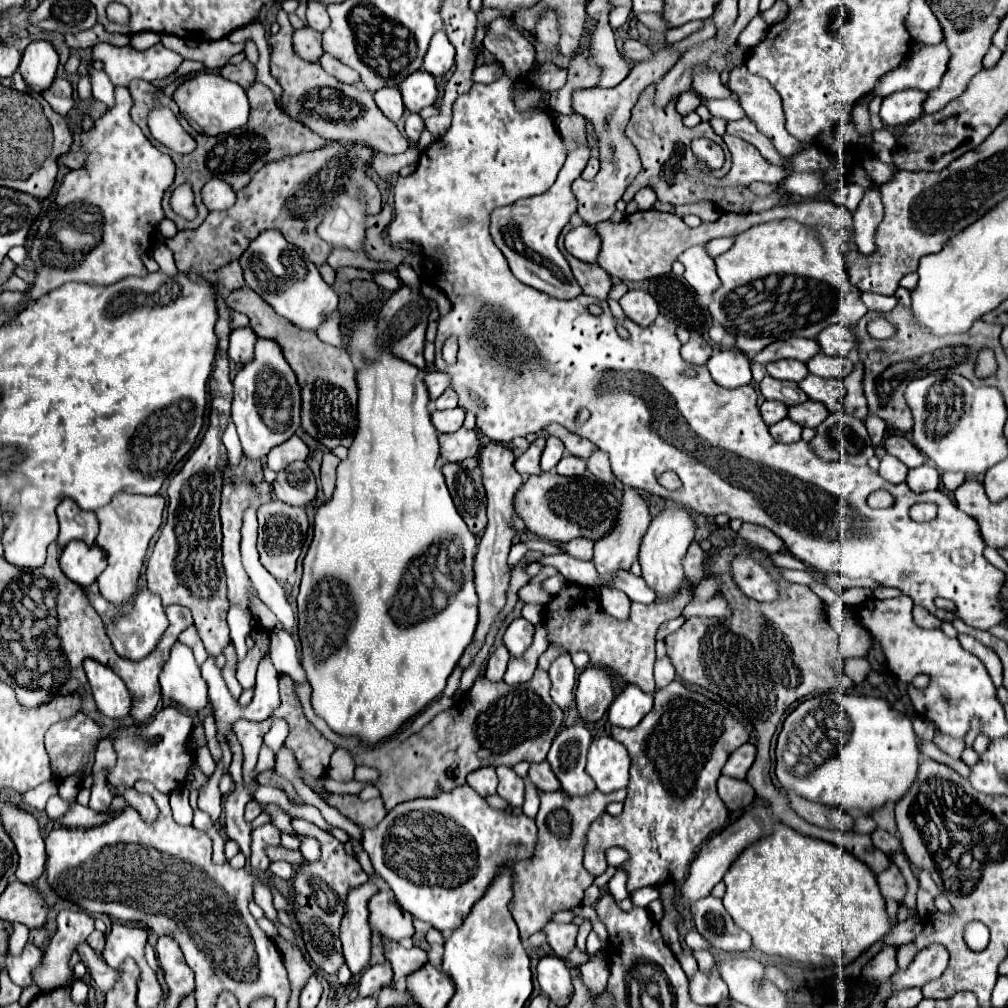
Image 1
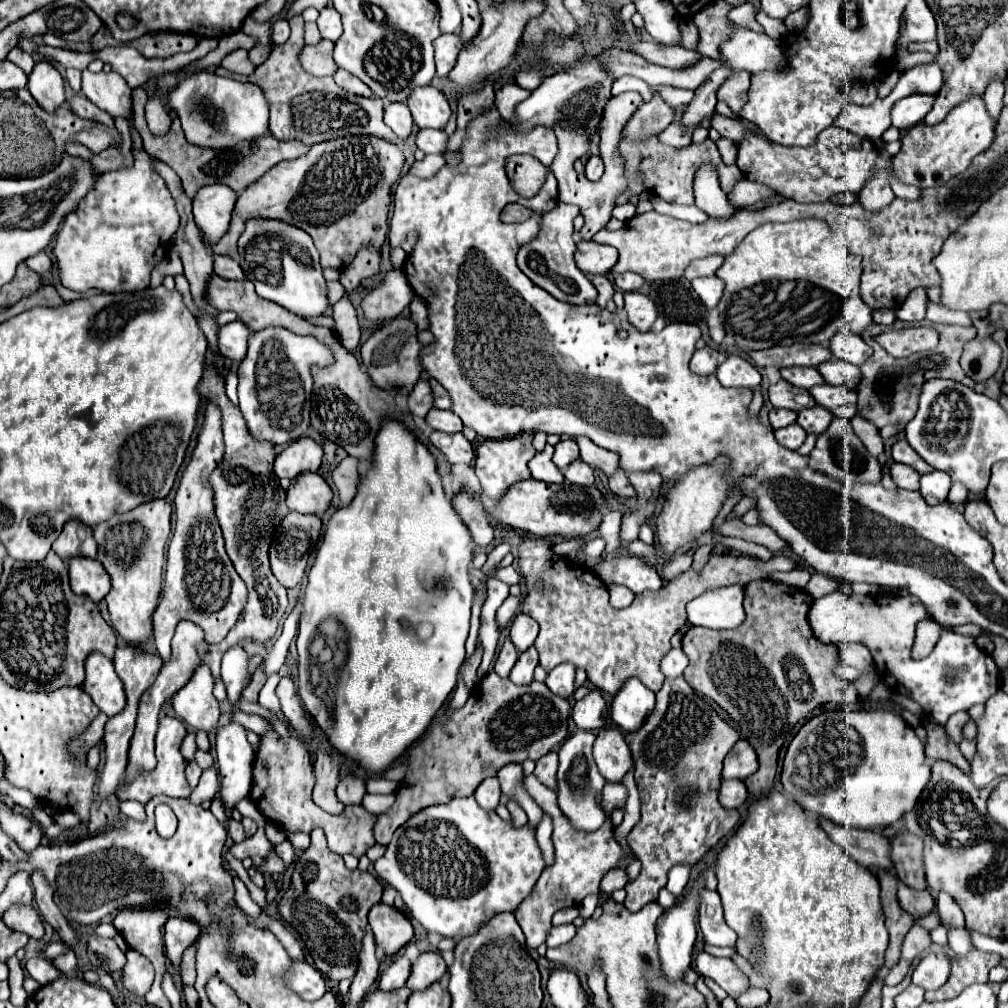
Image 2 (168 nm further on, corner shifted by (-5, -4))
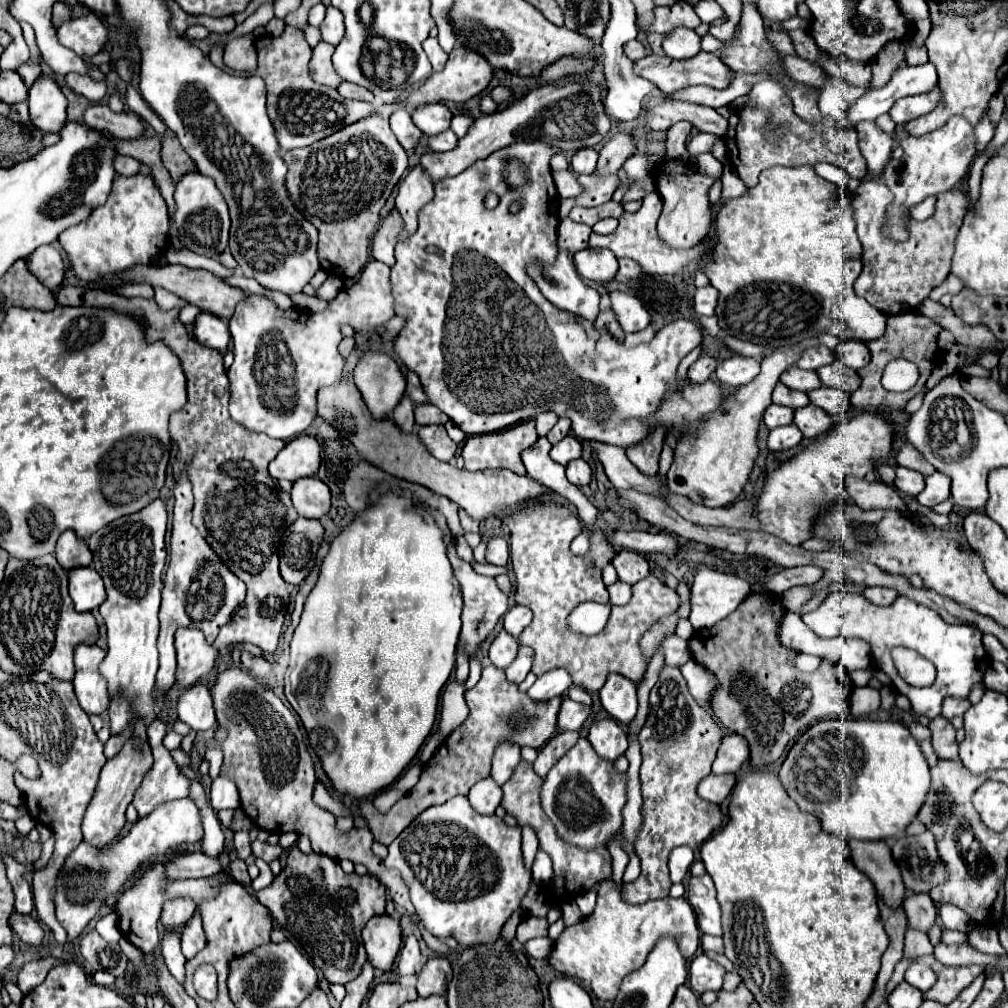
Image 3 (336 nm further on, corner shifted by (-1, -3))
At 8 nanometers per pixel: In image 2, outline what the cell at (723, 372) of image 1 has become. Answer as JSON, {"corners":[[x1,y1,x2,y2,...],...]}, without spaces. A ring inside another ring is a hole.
{"corners":[[729,356,717,368,717,378,725,388,755,388,761,384,759,370,741,356]]}

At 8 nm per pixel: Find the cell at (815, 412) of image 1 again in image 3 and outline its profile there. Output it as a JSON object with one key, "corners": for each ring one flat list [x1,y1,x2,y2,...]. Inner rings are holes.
{"corners":[[807,405,807,407,801,407,795,411,793,423,801,429,805,439,813,439,813,437,819,437,825,431,829,431,833,425,833,419,823,409,819,409,815,405]]}

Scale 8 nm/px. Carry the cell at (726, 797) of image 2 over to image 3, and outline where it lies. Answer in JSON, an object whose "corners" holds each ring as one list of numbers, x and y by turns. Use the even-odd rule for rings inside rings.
{"corners":[[727,773,727,775,707,775,699,787,697,787,697,793,701,799,705,801,711,801,711,803,723,803,731,789,735,785,735,775,733,773]]}

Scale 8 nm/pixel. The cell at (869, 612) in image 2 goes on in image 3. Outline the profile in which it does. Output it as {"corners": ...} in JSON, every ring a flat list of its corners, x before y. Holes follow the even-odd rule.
{"corners":[[833,591,831,595,827,595,819,609,803,615,803,621,815,631,815,635,823,639,841,635,865,639,871,645,875,665,893,679,893,685,897,687,899,693,909,697,913,711,929,719,941,715,941,705,945,697,967,697,973,685,983,679,983,673,989,667,987,663,989,657,982,643,983,634,977,627,945,623,937,611,921,603,915,603,907,597,897,597,893,607,875,607,861,593],[897,645,915,649,919,655,923,655,937,667,937,679,933,685,913,687,899,677,891,659,891,649]]}

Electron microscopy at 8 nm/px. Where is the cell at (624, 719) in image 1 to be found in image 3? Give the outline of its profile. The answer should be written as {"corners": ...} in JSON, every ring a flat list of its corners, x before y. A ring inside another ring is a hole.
{"corners":[[611,673,599,691,603,709,619,723,631,723,637,715,637,689,635,683,623,675]]}

